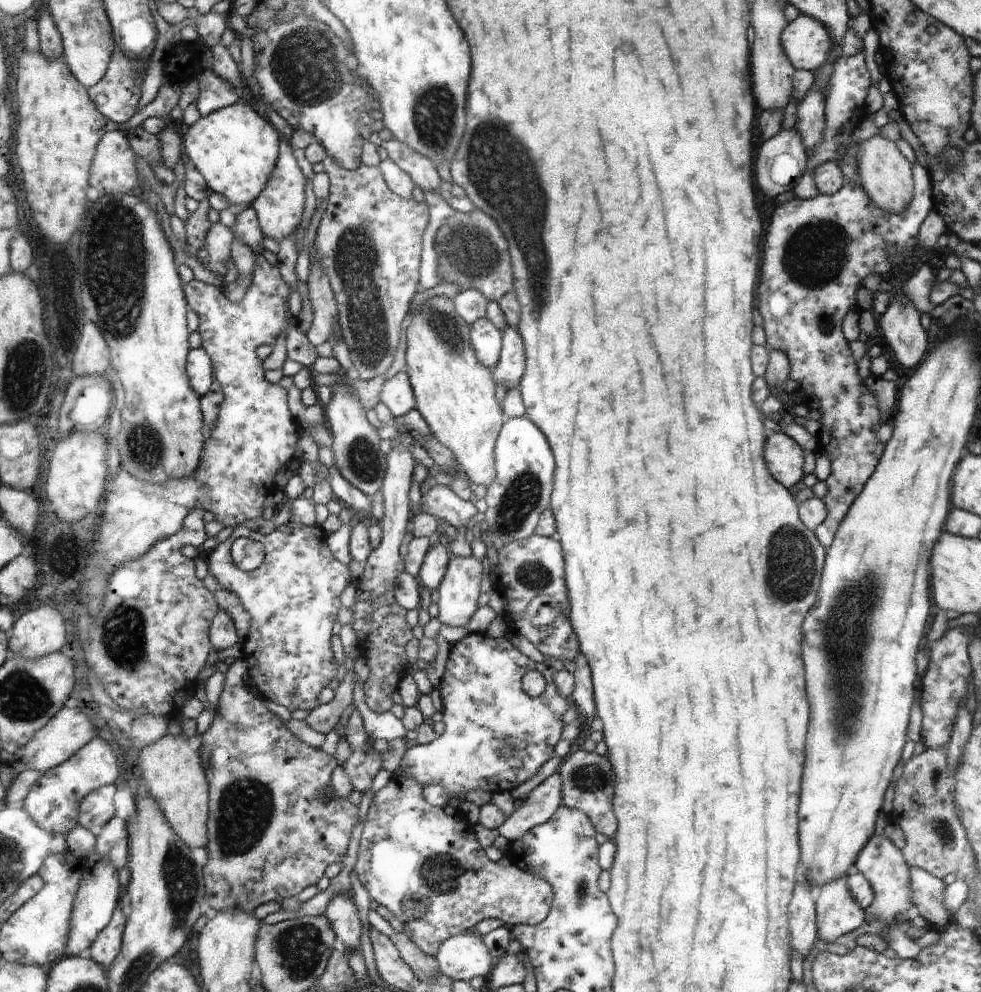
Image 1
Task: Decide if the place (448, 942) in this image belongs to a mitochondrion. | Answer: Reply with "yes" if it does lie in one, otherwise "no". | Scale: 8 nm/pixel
no

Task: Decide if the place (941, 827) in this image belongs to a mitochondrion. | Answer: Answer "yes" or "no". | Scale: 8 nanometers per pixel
yes

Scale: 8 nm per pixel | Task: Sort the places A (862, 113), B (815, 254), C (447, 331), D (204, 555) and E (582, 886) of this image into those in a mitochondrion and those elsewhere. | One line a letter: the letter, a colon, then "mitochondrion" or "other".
A: other
B: mitochondrion
C: mitochondrion
D: other
E: mitochondrion

